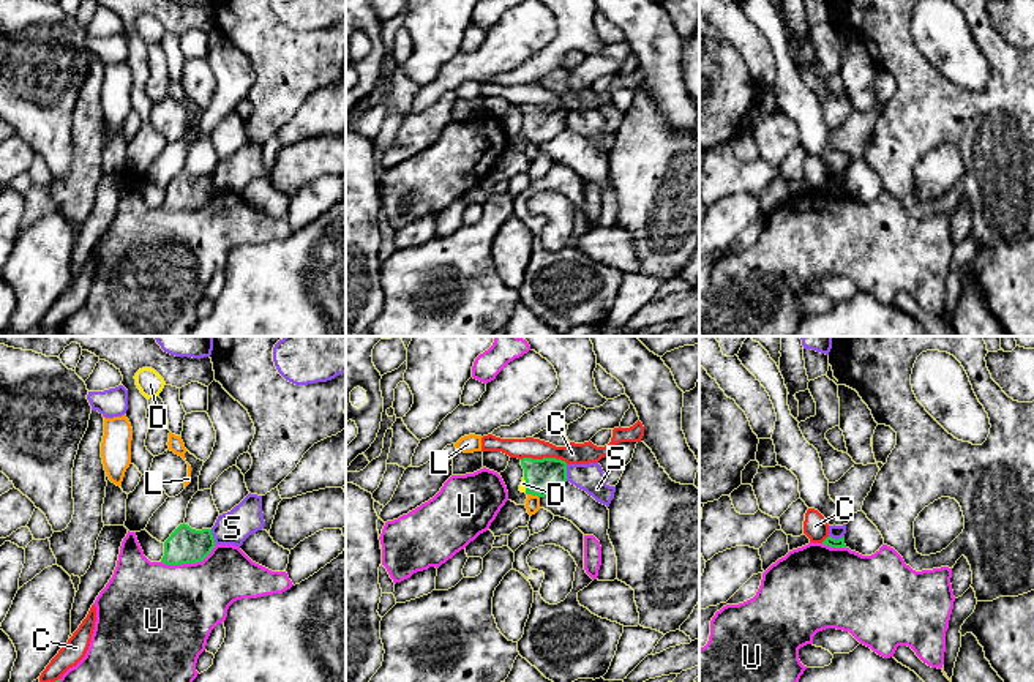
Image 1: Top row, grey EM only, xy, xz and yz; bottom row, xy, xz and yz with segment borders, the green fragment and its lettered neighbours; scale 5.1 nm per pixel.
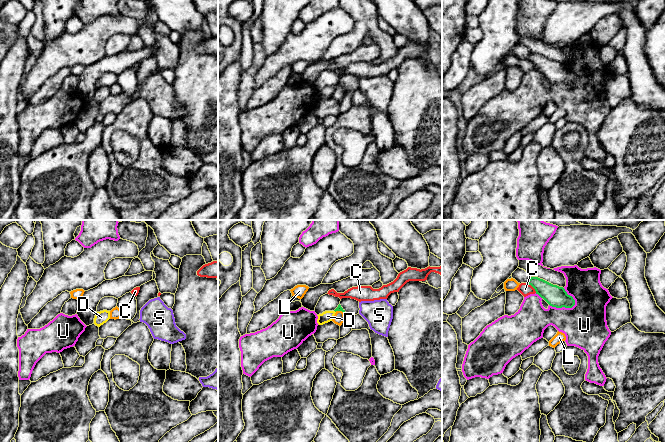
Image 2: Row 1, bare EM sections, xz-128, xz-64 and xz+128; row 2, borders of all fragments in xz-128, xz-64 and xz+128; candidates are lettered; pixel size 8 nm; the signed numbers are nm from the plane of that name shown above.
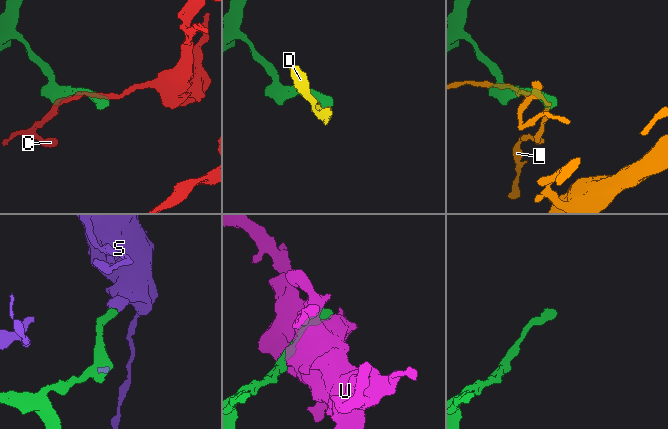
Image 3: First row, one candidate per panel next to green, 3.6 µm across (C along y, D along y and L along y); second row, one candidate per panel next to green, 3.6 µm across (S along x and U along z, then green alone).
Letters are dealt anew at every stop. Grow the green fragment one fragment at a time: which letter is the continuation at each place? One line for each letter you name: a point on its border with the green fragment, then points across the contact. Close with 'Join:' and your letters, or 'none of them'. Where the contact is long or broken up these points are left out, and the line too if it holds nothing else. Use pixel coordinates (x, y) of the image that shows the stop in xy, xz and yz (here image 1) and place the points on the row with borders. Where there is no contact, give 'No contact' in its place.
D: Touches green at xz (526, 485). Path across: xz (545, 475), (526, 485), (523, 483)
Join: D

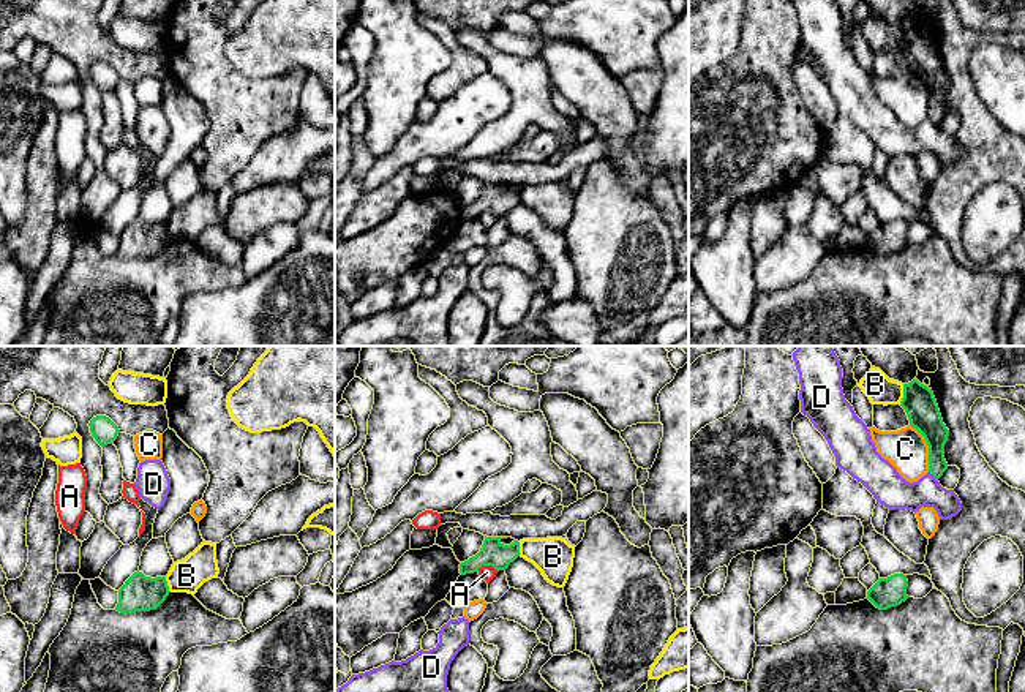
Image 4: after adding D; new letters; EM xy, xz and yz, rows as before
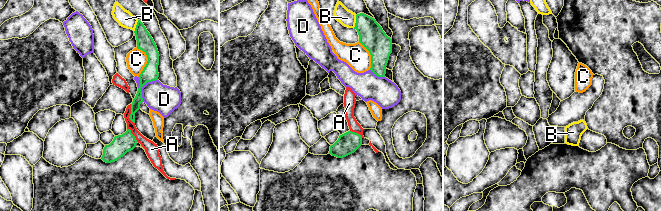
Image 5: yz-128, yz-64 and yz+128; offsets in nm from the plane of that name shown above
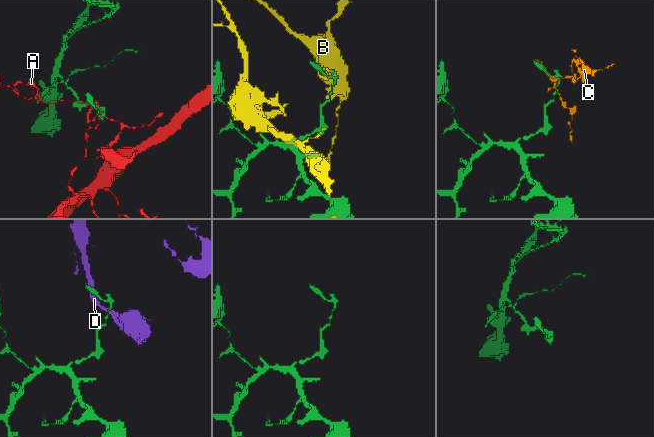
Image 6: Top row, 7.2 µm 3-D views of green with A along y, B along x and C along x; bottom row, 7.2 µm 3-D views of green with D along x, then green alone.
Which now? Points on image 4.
Join: none of them

